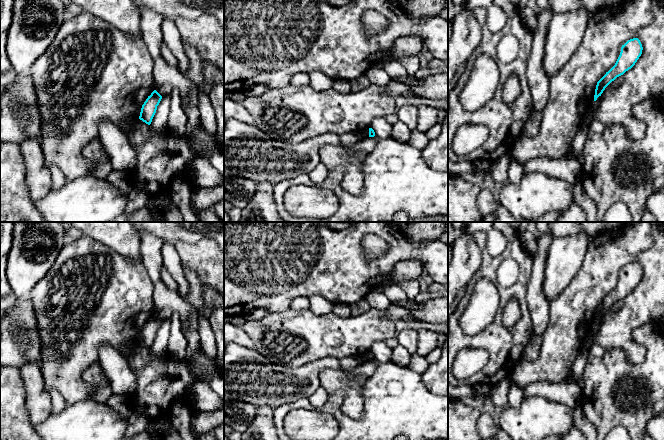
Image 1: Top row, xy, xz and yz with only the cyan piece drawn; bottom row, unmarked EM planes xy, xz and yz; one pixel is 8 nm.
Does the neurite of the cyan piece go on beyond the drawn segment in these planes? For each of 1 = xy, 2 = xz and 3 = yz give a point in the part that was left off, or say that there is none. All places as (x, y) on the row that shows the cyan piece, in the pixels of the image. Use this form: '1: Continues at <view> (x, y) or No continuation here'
1: No continuation here
2: No continuation here
3: No continuation here

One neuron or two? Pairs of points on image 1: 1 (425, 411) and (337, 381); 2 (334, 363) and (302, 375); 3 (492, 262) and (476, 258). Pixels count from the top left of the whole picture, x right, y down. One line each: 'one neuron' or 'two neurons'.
1: two neurons
2: one neuron
3: two neurons

